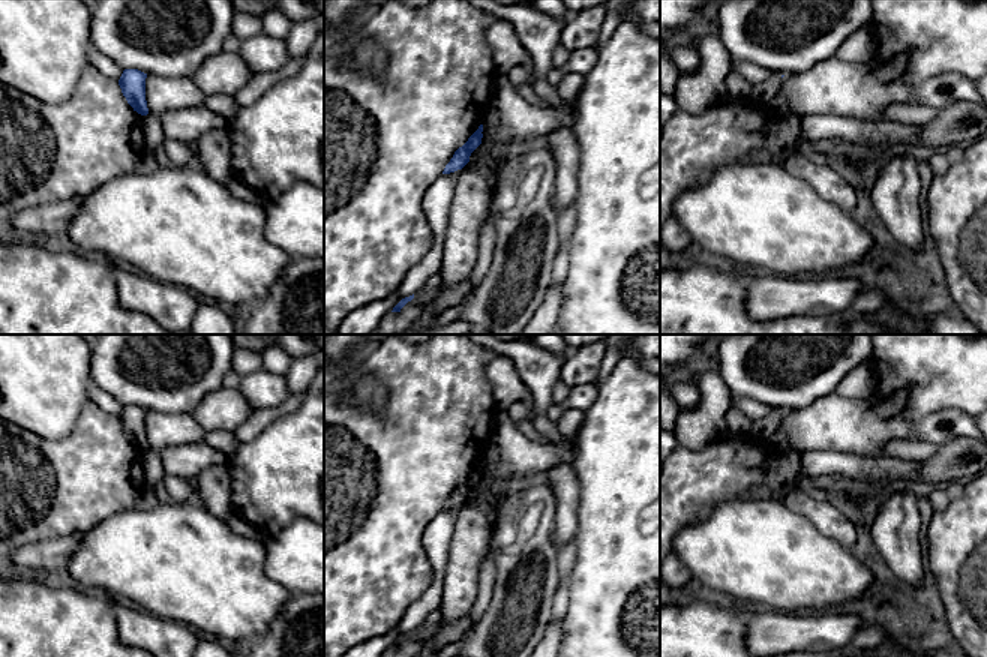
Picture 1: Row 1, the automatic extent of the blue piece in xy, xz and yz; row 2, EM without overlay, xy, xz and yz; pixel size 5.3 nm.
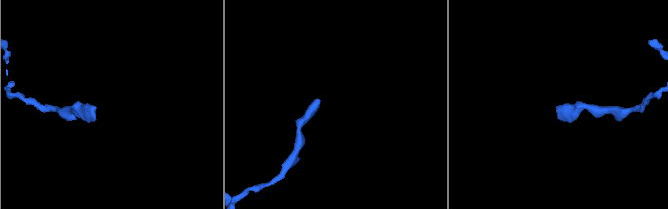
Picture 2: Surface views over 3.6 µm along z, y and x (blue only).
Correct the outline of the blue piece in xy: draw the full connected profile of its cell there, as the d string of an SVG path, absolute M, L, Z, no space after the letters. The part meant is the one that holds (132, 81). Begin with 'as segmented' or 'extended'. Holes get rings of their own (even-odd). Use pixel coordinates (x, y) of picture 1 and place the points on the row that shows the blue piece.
as segmented; M124 69L118 80L118 86L128 104L141 116L148 114L146 100L146 78L147 74L138 69Z

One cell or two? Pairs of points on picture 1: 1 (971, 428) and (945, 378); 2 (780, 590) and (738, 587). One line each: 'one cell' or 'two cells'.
1: two cells
2: one cell

